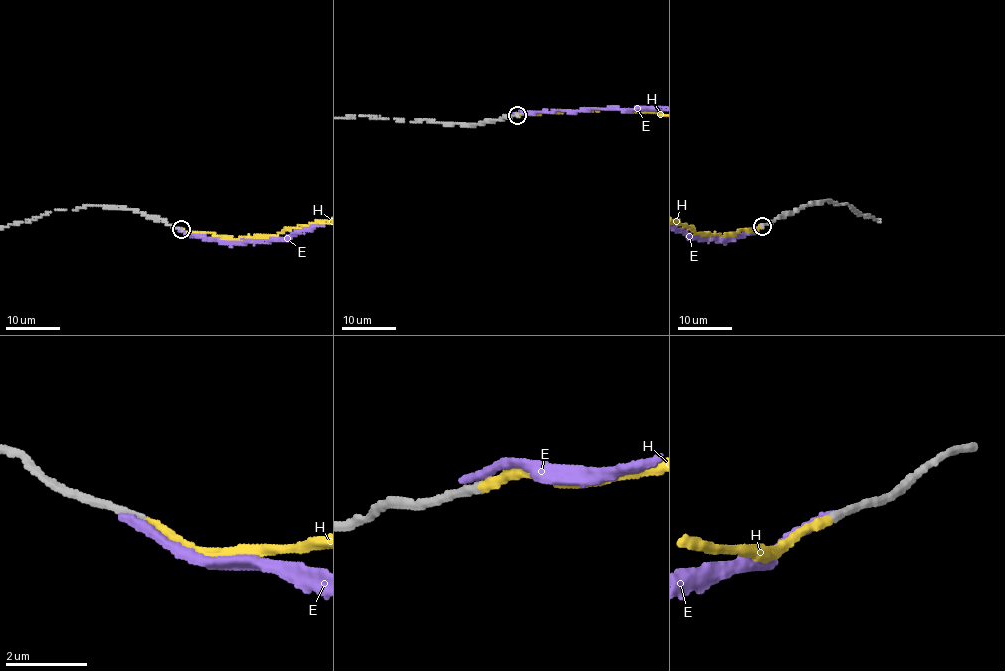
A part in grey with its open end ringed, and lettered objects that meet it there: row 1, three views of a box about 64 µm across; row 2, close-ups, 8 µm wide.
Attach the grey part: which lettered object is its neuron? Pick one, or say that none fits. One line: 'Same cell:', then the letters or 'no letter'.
Same cell: H

